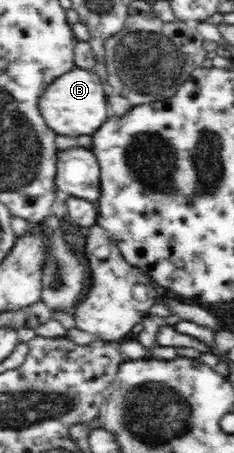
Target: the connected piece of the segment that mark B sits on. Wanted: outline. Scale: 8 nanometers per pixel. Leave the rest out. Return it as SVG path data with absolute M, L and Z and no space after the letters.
M77 65L62 73L62 76L58 76L46 87L39 98L39 109L46 124L55 130L56 134L72 137L80 134L90 135L90 132L94 132L111 112L102 78L94 69L86 70Z

